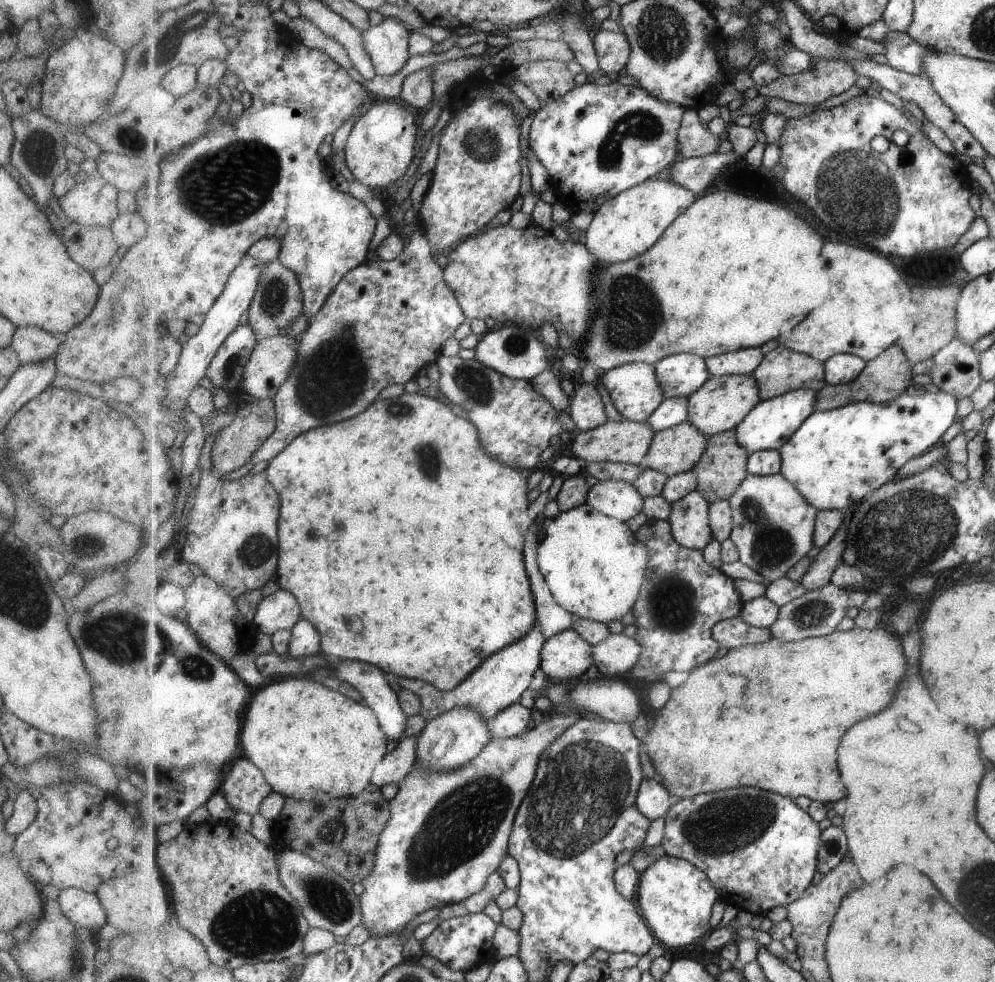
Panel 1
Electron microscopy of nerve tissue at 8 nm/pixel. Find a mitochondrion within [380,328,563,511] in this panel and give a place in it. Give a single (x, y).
(473, 382)

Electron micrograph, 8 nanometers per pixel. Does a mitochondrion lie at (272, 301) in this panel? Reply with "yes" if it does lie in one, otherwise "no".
yes

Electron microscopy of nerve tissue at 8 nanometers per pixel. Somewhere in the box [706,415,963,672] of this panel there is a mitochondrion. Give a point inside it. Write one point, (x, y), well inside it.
(919, 521)

